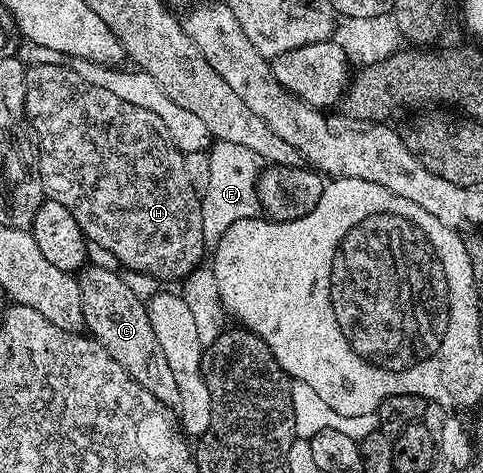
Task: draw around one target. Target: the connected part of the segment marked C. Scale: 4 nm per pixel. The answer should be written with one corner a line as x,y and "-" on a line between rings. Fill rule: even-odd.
84,266
77,275
86,330
98,339
109,357
113,357
113,361
117,361
117,365
124,367
129,377
141,385
141,389
149,389
149,393
169,409
178,408
181,393
177,390
173,372
169,370
169,360
157,341
157,333
153,333
147,303
126,284
122,274
118,275
107,267
91,266

